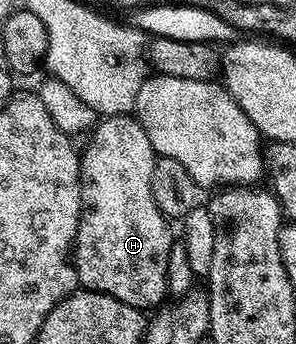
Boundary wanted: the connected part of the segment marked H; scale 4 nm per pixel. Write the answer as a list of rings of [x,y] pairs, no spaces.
[[[130,114],[99,119],[88,139],[86,152],[84,148],[80,156],[82,217],[72,249],[72,263],[78,269],[79,285],[139,310],[157,309],[168,296],[168,254],[176,240],[170,237],[171,221],[156,206],[156,198],[152,198],[152,170],[156,159],[152,142],[148,142],[148,134],[144,134],[141,122]]]

